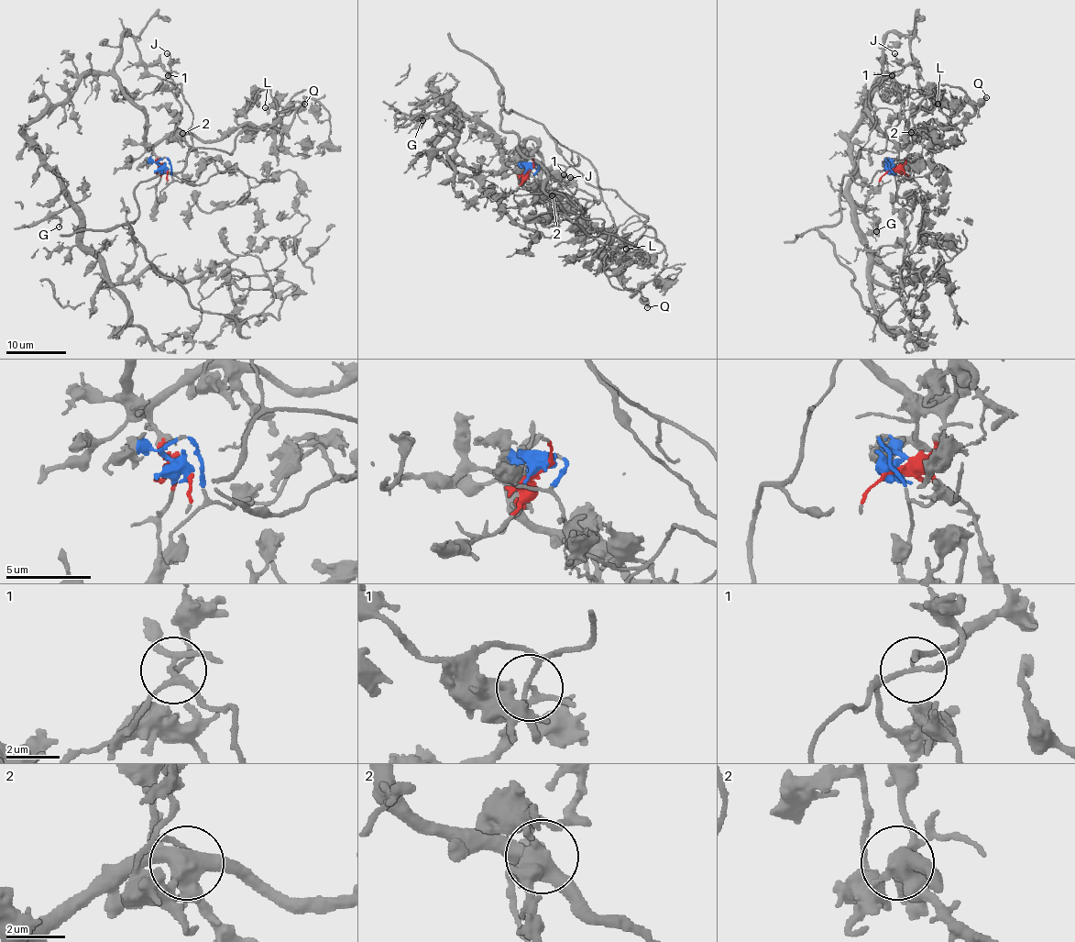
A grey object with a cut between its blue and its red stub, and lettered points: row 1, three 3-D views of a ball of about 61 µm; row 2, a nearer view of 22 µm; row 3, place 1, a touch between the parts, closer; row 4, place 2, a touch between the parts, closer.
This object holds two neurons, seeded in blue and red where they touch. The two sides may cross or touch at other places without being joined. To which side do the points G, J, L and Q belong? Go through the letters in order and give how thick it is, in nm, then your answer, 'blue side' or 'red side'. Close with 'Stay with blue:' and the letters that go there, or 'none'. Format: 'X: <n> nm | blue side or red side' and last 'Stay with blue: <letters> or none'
G: 180 nm | red side
J: 180 nm | blue side
L: 160 nm | blue side
Q: 380 nm | red side
Stay with blue: J, L

